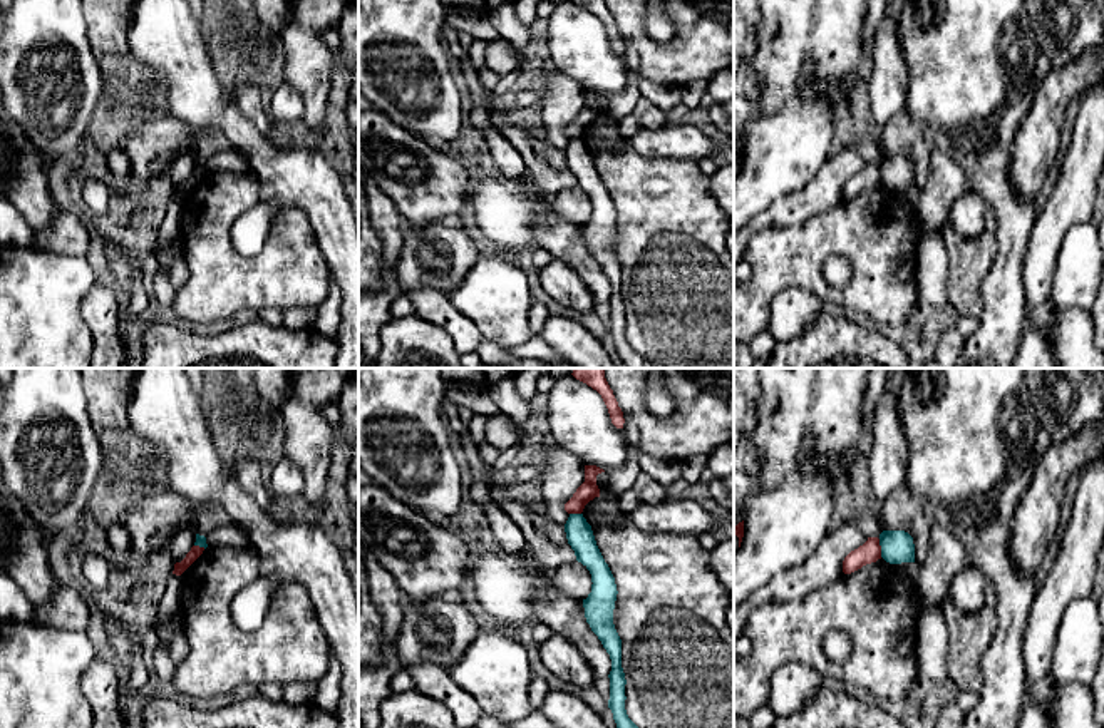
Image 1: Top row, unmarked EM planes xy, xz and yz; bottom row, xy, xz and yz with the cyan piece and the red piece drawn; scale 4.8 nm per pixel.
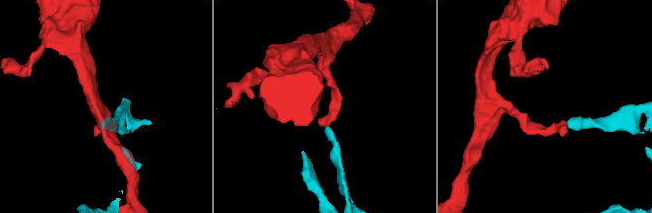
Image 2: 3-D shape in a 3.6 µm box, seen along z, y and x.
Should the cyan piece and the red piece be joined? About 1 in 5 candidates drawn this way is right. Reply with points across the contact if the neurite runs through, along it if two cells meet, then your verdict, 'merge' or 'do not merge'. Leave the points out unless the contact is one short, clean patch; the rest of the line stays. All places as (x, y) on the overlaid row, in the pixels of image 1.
border yz (878, 539), (882, 556); do not merge

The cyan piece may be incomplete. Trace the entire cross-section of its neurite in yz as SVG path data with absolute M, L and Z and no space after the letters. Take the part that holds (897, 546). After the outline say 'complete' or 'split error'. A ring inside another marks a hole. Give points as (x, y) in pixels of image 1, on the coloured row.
M905 531L880 534L881 557L890 564L915 562L913 537Z | complete

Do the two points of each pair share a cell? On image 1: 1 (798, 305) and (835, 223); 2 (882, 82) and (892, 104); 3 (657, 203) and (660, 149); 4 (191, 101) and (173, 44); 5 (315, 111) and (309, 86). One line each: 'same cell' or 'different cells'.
1: different cells
2: same cell
3: different cells
4: same cell
5: same cell

